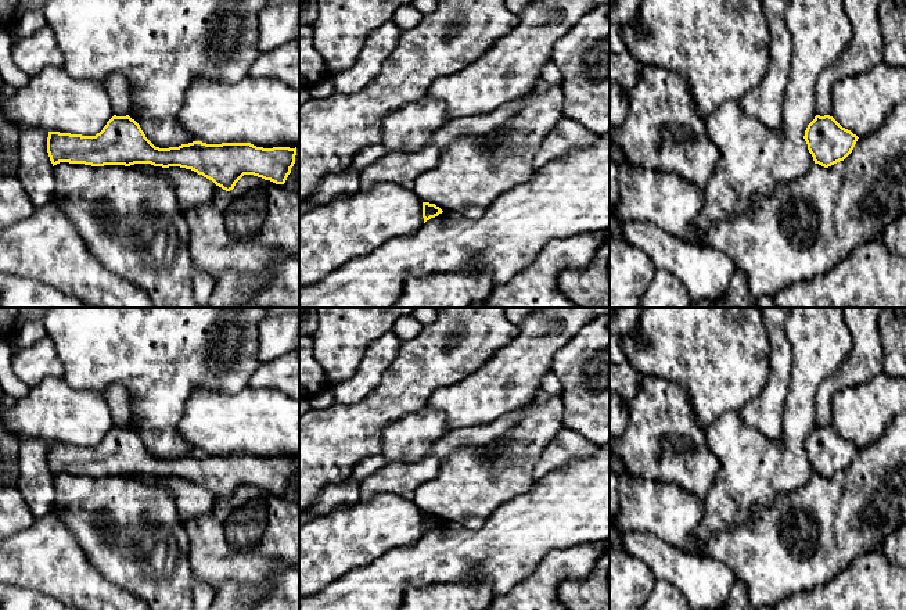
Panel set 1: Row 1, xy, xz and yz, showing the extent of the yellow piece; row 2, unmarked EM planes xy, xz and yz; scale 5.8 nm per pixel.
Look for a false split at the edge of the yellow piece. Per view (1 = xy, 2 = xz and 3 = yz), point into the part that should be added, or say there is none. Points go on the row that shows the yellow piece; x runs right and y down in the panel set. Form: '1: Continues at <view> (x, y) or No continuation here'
1: No continuation here
2: No continuation here
3: No continuation here

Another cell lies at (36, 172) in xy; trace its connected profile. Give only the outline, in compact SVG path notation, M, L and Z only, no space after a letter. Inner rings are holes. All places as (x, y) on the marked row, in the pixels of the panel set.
M30 129L21 133L17 179L35 208L54 201L54 166L47 152L48 132Z

